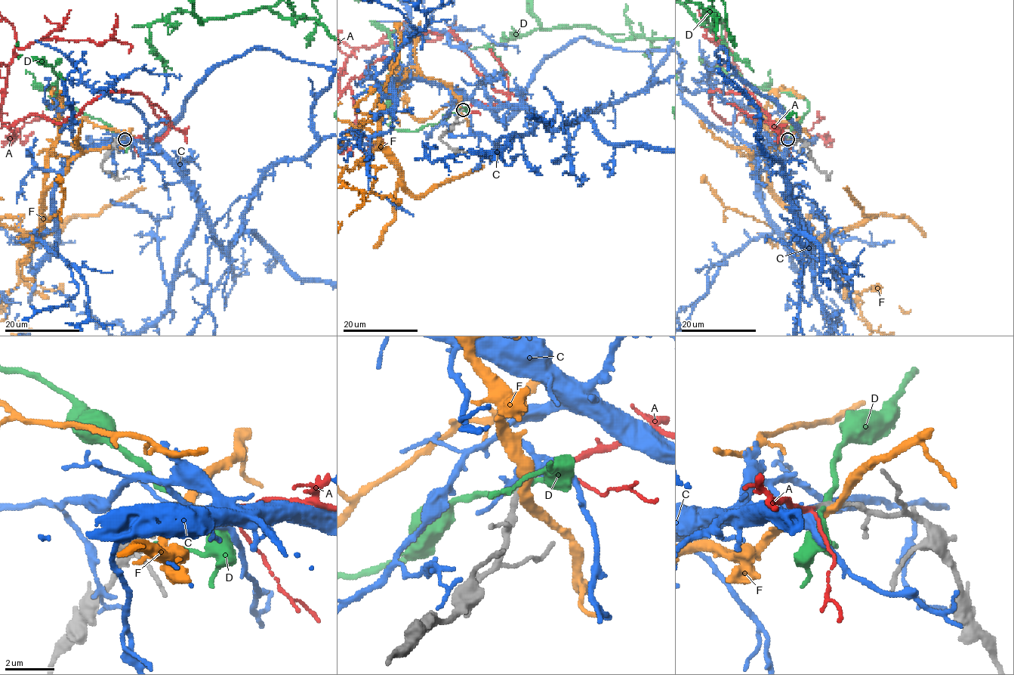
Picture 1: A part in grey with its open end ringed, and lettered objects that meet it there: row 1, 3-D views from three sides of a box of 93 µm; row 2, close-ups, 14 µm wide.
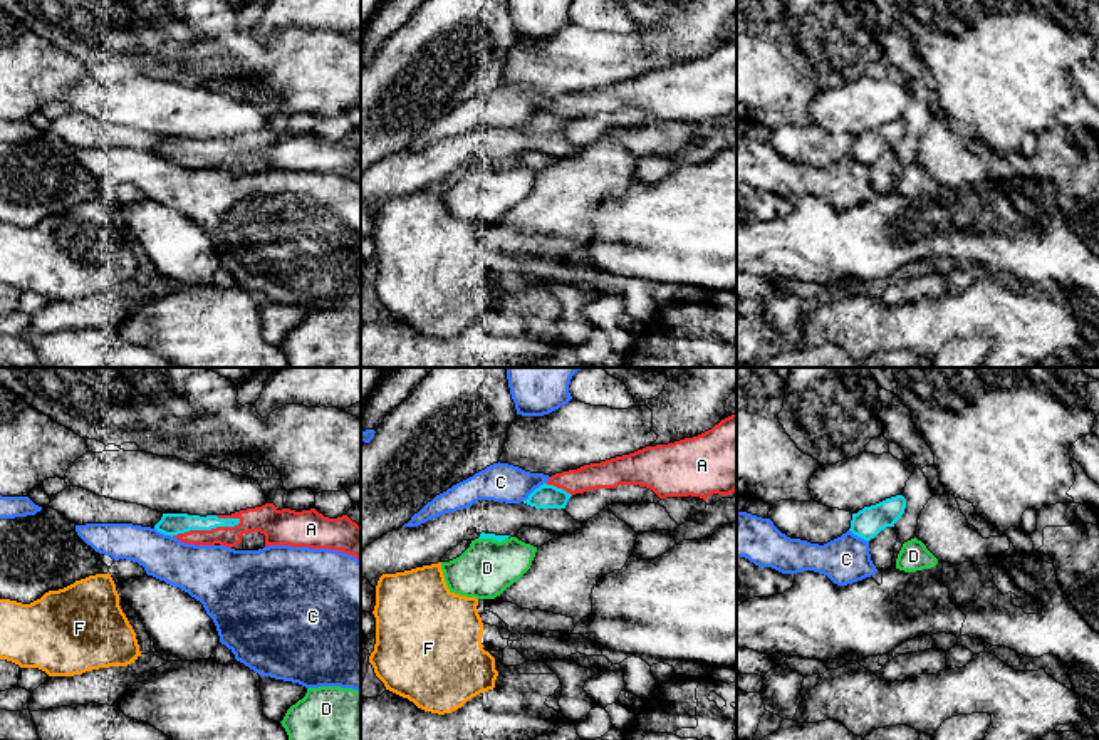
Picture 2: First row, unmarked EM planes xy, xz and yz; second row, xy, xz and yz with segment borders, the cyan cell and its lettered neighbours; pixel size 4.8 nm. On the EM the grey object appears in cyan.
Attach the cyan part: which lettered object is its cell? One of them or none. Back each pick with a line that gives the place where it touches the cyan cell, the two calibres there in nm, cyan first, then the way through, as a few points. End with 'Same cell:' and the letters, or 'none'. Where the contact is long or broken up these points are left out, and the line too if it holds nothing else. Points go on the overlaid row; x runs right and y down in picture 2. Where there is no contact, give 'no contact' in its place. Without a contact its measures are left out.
A: xy (207, 529) | 110/120 nm | across xy (171, 524), (188, 529), (207, 529), (229, 529), (257, 519)
Same cell: A

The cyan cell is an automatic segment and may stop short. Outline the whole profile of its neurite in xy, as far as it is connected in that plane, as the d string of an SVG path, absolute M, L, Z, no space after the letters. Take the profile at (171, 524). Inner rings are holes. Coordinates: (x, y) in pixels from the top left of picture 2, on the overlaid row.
M265 503L232 515L163 513L154 529L185 544L220 544L230 549L242 542L243 534L260 532L265 547L331 549L361 560L361 527L347 515L329 519L315 508L295 512Z

